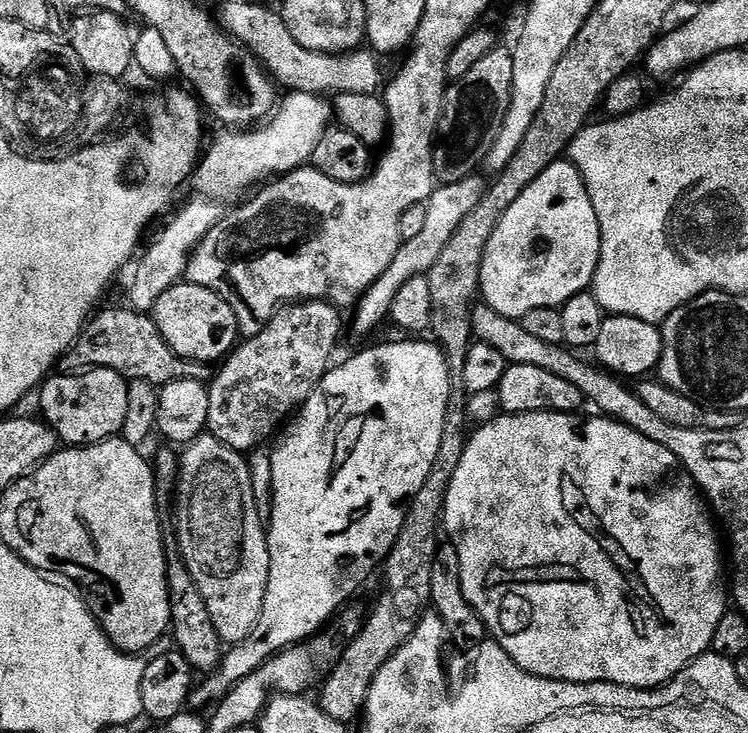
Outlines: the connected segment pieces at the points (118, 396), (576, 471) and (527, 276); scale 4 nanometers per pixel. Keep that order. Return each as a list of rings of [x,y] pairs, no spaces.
[[[90,368],[87,370],[76,370],[71,374],[64,374],[68,376],[59,376],[59,374],[53,374],[40,385],[38,389],[38,397],[40,396],[40,412],[39,415],[42,417],[44,423],[50,425],[55,431],[57,437],[65,445],[68,446],[83,446],[85,444],[97,444],[103,440],[110,440],[119,437],[124,431],[124,423],[126,422],[126,394],[128,393],[129,381],[125,380],[123,376],[119,376],[114,370],[109,368]]]
[[[527,412],[527,413],[526,413],[526,414],[500,414],[500,415],[498,415],[498,416],[496,416],[496,418],[495,418],[495,419],[493,419],[493,420],[491,420],[491,421],[489,421],[489,422],[488,422],[488,423],[481,423],[481,424],[480,424],[480,425],[479,425],[479,427],[477,427],[477,428],[476,428],[476,429],[478,429],[478,430],[477,430],[477,432],[476,432],[476,433],[474,433],[474,434],[473,434],[473,436],[472,436],[472,433],[471,433],[471,435],[469,435],[469,436],[468,436],[468,437],[467,437],[467,440],[466,440],[466,443],[465,443],[465,445],[464,445],[464,453],[463,453],[463,454],[462,454],[462,462],[458,462],[458,470],[454,470],[454,478],[453,478],[453,479],[452,479],[452,481],[451,481],[451,482],[450,482],[450,486],[449,486],[449,487],[448,487],[448,493],[447,493],[447,494],[446,494],[446,498],[445,498],[445,499],[444,499],[444,515],[443,515],[443,517],[442,517],[442,528],[443,528],[443,531],[444,531],[444,532],[445,532],[445,533],[446,533],[446,531],[448,531],[448,536],[447,536],[447,539],[448,539],[448,540],[449,540],[449,541],[450,541],[450,542],[451,542],[451,543],[452,543],[452,544],[453,544],[453,545],[454,545],[454,546],[455,546],[455,548],[456,548],[456,549],[457,549],[457,550],[458,550],[458,562],[459,562],[459,563],[460,563],[460,569],[461,569],[461,570],[462,570],[462,590],[463,590],[463,591],[464,591],[464,593],[465,593],[465,594],[466,594],[466,598],[467,598],[467,599],[468,599],[468,601],[469,601],[469,602],[470,602],[470,606],[474,606],[474,610],[475,610],[475,611],[476,611],[476,612],[477,612],[477,614],[479,614],[479,615],[480,615],[480,617],[481,617],[481,618],[482,618],[482,622],[483,622],[483,623],[484,623],[484,626],[485,626],[485,629],[486,629],[486,632],[487,632],[487,635],[488,635],[488,636],[489,636],[489,637],[491,637],[491,639],[492,639],[492,636],[493,636],[493,638],[494,638],[494,639],[496,639],[496,641],[495,641],[495,643],[496,643],[496,644],[497,644],[497,645],[498,645],[498,647],[499,647],[499,648],[501,648],[501,649],[502,649],[502,651],[503,651],[503,652],[505,652],[505,653],[506,653],[506,654],[510,654],[510,658],[511,658],[511,659],[512,659],[512,661],[514,661],[514,663],[516,663],[516,665],[518,665],[518,666],[519,666],[519,668],[520,668],[520,669],[521,669],[521,670],[522,670],[522,671],[523,671],[523,672],[529,672],[529,674],[531,674],[531,675],[532,675],[532,676],[541,676],[541,677],[542,677],[542,678],[546,678],[546,679],[547,679],[547,680],[565,680],[565,681],[566,681],[566,682],[614,682],[614,683],[615,683],[615,684],[621,684],[621,685],[622,685],[622,686],[630,686],[630,687],[631,687],[631,688],[662,688],[662,687],[665,687],[665,686],[668,686],[668,685],[671,685],[671,683],[672,683],[672,681],[673,681],[673,680],[675,680],[675,679],[676,679],[676,677],[677,677],[677,676],[679,676],[679,674],[680,674],[680,672],[681,672],[681,670],[682,670],[682,669],[683,669],[683,668],[686,668],[686,667],[688,667],[688,665],[689,665],[689,664],[691,664],[691,663],[692,663],[692,661],[693,661],[693,660],[696,660],[696,659],[697,659],[697,658],[699,658],[699,656],[700,656],[700,655],[702,655],[702,654],[703,654],[703,653],[704,653],[704,652],[707,652],[707,651],[709,651],[709,649],[711,649],[711,646],[712,646],[712,639],[713,639],[713,638],[714,638],[714,630],[718,630],[718,622],[722,622],[722,618],[723,618],[723,617],[724,617],[724,616],[725,616],[725,615],[726,615],[726,613],[728,613],[728,611],[729,611],[729,610],[730,610],[730,588],[729,588],[729,585],[728,585],[728,584],[727,584],[727,583],[726,583],[726,560],[725,560],[725,557],[724,557],[724,560],[723,560],[723,558],[722,558],[722,557],[720,557],[720,540],[721,540],[721,544],[722,544],[722,536],[721,536],[721,533],[720,533],[720,532],[719,532],[719,531],[718,531],[718,524],[717,524],[717,521],[716,521],[716,520],[715,520],[715,519],[714,519],[714,516],[713,516],[713,513],[712,513],[712,512],[711,512],[711,511],[710,511],[710,508],[709,508],[709,505],[708,505],[708,504],[707,504],[707,503],[706,503],[706,500],[705,500],[705,497],[704,497],[704,496],[703,496],[703,495],[702,495],[702,493],[701,493],[701,491],[700,491],[700,489],[699,489],[699,488],[697,488],[697,487],[696,487],[696,485],[695,485],[695,484],[693,484],[693,482],[692,482],[692,477],[691,477],[691,476],[689,476],[689,475],[687,475],[687,474],[680,474],[680,477],[678,477],[678,478],[677,478],[677,480],[676,480],[676,481],[674,481],[674,482],[673,482],[673,484],[664,484],[664,483],[666,483],[666,482],[667,482],[667,480],[668,480],[668,475],[670,475],[670,474],[671,474],[671,472],[672,472],[672,471],[674,471],[674,470],[675,470],[675,471],[677,471],[677,468],[678,468],[678,461],[677,461],[677,458],[676,458],[676,456],[675,456],[675,454],[674,454],[674,453],[673,453],[673,452],[671,452],[671,451],[670,451],[670,450],[666,450],[666,446],[662,446],[662,445],[661,445],[661,444],[659,444],[659,443],[658,443],[658,442],[650,442],[650,438],[646,438],[646,437],[645,437],[645,436],[643,436],[643,435],[642,435],[642,434],[638,434],[638,430],[634,430],[634,429],[633,429],[633,428],[631,428],[631,427],[630,427],[630,426],[626,426],[626,425],[625,425],[625,424],[620,424],[620,423],[618,423],[618,421],[617,421],[617,420],[609,420],[609,419],[608,419],[608,417],[607,417],[607,416],[605,416],[605,415],[603,415],[603,414],[591,414],[591,415],[592,415],[592,416],[588,416],[588,417],[584,417],[584,414],[573,414],[573,413],[571,413],[571,412]]]
[[[557,162],[538,174],[538,178],[534,178],[534,182],[530,182],[530,186],[522,190],[522,198],[518,198],[518,202],[514,202],[514,206],[510,206],[510,210],[502,214],[502,222],[498,222],[498,230],[494,230],[486,246],[480,296],[483,303],[489,304],[495,312],[511,320],[521,320],[523,316],[530,314],[530,310],[559,308],[564,344],[572,350],[591,349],[598,342],[598,334],[606,318],[598,298],[589,291],[599,261],[600,227],[598,214],[594,214],[594,202],[590,202],[590,194],[586,190],[584,179],[580,177],[580,171],[571,162]]]

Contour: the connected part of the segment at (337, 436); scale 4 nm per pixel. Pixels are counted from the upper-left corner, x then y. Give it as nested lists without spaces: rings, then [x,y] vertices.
[[[424,338],[400,339],[404,340],[398,341],[397,344],[380,344],[377,348],[368,348],[365,352],[360,352],[357,356],[350,357],[345,364],[338,365],[339,363],[337,363],[321,378],[320,383],[310,394],[308,401],[300,405],[291,423],[279,433],[279,436],[281,435],[280,441],[278,441],[278,436],[275,441],[275,444],[277,443],[276,449],[271,449],[270,452],[273,491],[272,519],[266,528],[268,549],[270,550],[270,578],[268,579],[266,598],[262,602],[262,614],[258,618],[254,630],[250,630],[248,637],[242,642],[231,645],[223,653],[220,667],[207,673],[201,679],[204,680],[201,684],[199,681],[198,687],[190,696],[190,704],[193,709],[202,707],[207,700],[213,699],[212,701],[215,701],[217,698],[227,695],[232,687],[242,682],[250,673],[258,670],[265,660],[269,660],[277,652],[283,652],[285,648],[307,641],[320,629],[323,629],[320,627],[332,615],[333,619],[351,601],[348,599],[363,586],[364,579],[375,568],[377,571],[378,566],[384,564],[388,557],[388,552],[394,546],[395,540],[399,538],[406,511],[404,503],[411,501],[412,496],[418,494],[418,490],[422,490],[422,482],[426,482],[427,476],[430,475],[430,466],[434,466],[434,458],[438,458],[438,446],[442,446],[442,426],[446,422],[446,406],[450,402],[450,394],[452,393],[452,375],[448,369],[448,359],[444,357],[439,344],[435,342],[427,344]]]

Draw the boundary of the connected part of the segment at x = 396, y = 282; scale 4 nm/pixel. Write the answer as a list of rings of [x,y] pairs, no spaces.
[[[473,174],[462,182],[440,184],[433,191],[432,197],[426,201],[428,209],[423,229],[415,238],[401,243],[398,254],[394,254],[394,262],[386,266],[386,274],[382,274],[382,278],[378,278],[378,282],[374,282],[374,286],[370,286],[370,290],[366,290],[366,294],[360,298],[359,304],[355,305],[356,317],[352,324],[358,331],[372,332],[383,320],[387,321],[392,314],[394,294],[398,294],[398,290],[402,290],[402,286],[406,286],[410,278],[427,274],[434,262],[438,262],[438,254],[442,254],[446,242],[454,238],[454,230],[462,226],[462,218],[466,218],[466,214],[470,214],[470,210],[474,210],[474,206],[478,206],[478,202],[484,197],[486,184],[478,177],[479,175]]]

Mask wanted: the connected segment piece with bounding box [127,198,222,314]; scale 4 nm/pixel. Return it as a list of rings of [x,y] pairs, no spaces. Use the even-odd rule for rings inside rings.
[[[195,198],[164,229],[152,245],[143,249],[142,255],[135,261],[136,273],[132,276],[132,285],[128,288],[128,300],[133,312],[151,313],[152,307],[175,284],[185,279],[188,258],[193,250],[206,238],[206,234],[222,219],[221,205],[207,198]],[[141,259],[141,260],[140,260]],[[140,260],[140,261],[139,261]]]

